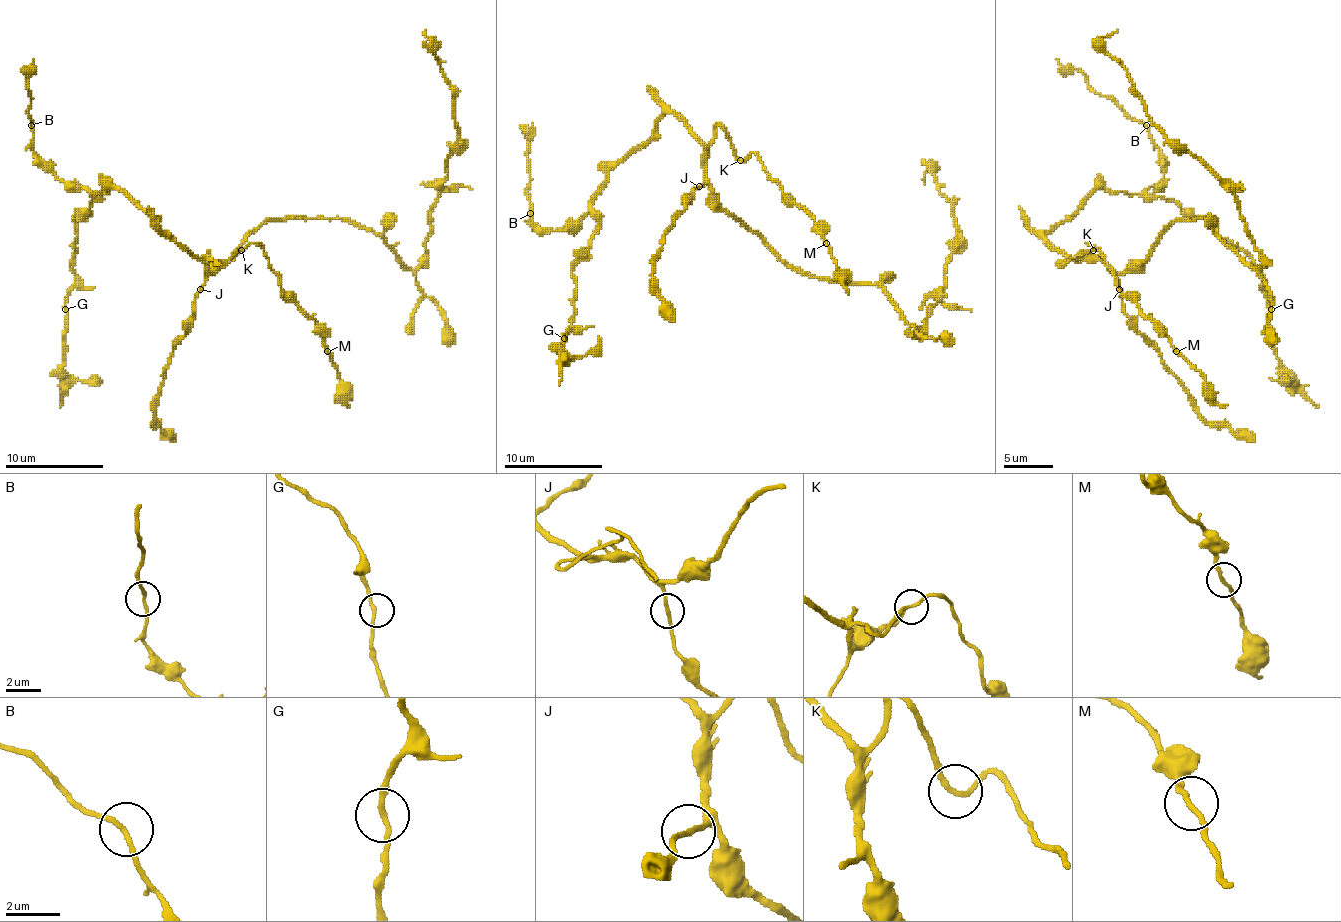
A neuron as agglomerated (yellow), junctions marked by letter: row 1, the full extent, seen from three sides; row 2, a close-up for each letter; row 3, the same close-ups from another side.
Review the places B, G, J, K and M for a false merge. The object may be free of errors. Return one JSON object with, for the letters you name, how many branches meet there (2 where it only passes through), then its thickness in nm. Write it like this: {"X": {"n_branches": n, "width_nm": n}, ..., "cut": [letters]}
{"cut": []}

